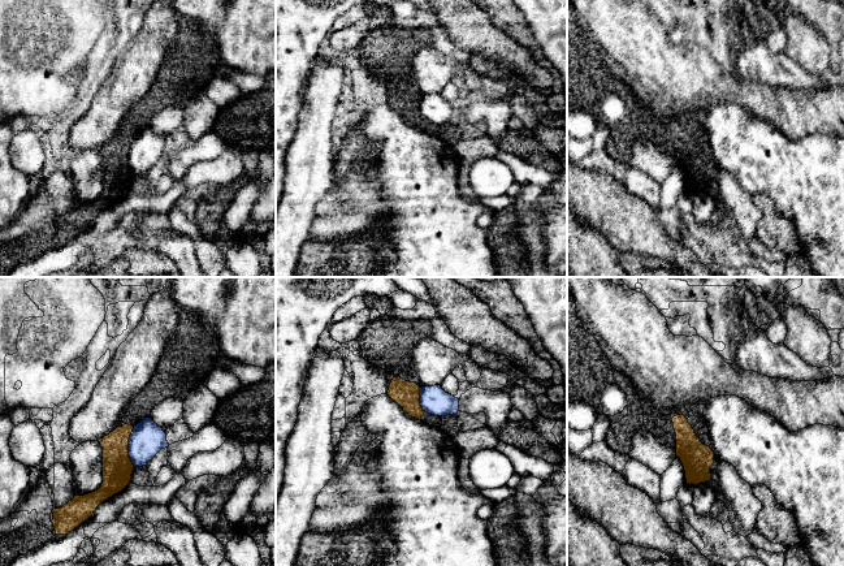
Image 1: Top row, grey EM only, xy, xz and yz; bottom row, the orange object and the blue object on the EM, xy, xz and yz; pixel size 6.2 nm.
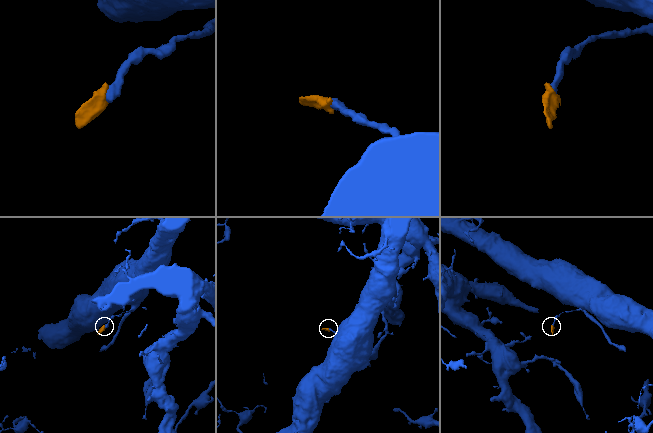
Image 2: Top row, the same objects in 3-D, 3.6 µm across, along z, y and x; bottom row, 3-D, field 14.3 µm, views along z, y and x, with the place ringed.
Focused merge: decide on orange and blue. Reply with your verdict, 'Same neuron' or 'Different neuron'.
Different neuron

